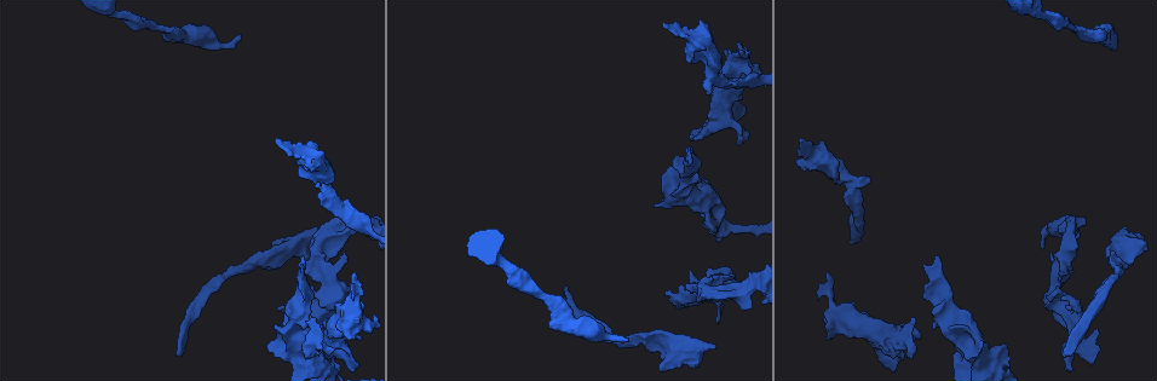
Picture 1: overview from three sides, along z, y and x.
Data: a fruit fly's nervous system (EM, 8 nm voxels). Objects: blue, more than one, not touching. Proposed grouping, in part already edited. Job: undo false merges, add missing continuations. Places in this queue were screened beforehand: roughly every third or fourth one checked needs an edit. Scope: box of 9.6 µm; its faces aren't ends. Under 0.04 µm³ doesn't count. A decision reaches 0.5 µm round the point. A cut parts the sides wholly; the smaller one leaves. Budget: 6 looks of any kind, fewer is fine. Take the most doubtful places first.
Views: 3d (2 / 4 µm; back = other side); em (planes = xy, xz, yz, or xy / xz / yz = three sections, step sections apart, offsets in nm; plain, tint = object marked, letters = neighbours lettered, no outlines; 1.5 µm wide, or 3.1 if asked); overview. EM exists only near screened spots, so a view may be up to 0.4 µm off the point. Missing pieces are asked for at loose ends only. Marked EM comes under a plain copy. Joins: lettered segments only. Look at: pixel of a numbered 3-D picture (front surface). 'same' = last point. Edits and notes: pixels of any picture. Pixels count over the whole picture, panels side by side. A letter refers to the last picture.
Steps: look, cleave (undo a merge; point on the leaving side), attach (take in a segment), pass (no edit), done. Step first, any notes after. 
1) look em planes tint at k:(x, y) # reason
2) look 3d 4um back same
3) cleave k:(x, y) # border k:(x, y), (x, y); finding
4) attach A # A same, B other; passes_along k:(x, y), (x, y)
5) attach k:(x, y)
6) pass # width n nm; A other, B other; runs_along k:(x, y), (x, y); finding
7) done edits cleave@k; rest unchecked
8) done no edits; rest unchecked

look em xy step 4 letters at 1:(982, 347) # an open end

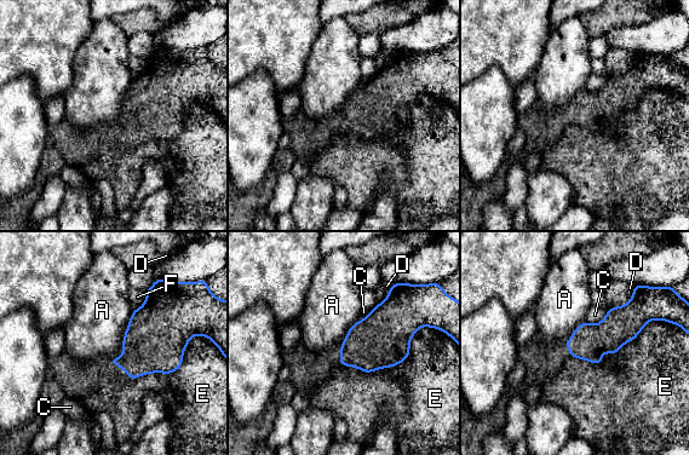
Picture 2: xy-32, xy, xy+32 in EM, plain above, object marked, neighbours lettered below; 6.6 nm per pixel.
pass # longest_contact E 650 nm; A other, C other, D other, E other, F other; border 2:(655, 318), (599, 363), (569, 356); no lettered segment goes on from it

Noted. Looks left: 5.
look em xz step 4 tint at 1:(303, 258)

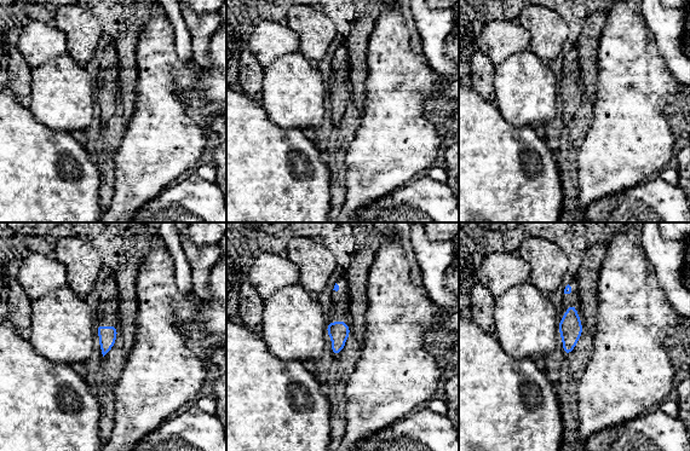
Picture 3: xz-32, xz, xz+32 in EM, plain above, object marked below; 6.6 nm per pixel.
look em xz step 4 letters same # what lies round it

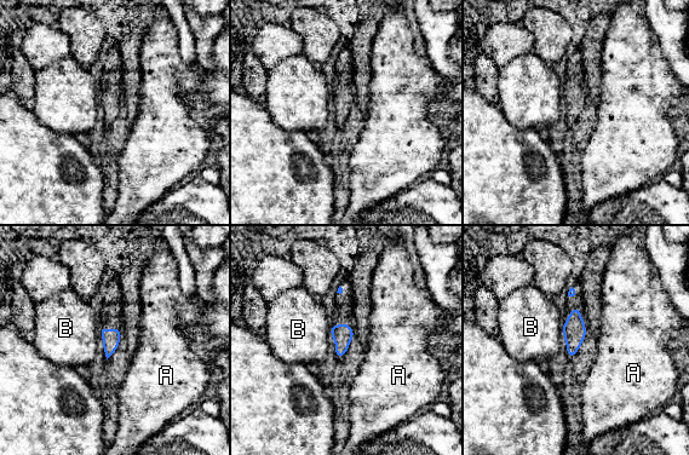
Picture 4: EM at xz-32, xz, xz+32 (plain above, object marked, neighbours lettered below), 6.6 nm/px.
pass # A other, B other; border 4:(562, 322), (563, 337); no lettered segment goes on from it

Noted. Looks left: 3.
look 3d 2um at 1:(747, 138) # branch stops here

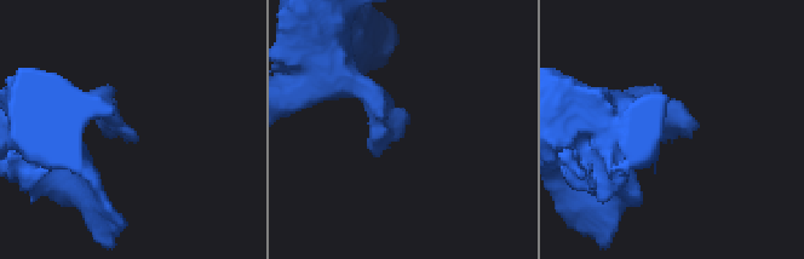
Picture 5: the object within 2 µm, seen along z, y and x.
look em xy step 8 letters at 5:(131, 132) # shape alone is not enough

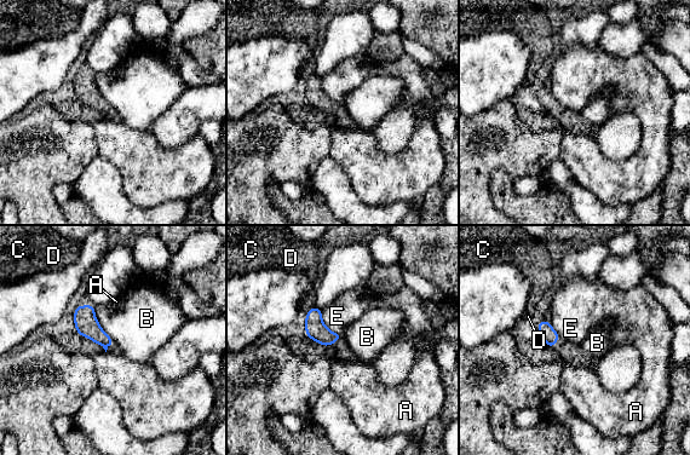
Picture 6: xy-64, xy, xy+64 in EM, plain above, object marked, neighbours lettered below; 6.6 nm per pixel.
pass # width 100 nm; A other, B other, C other, D other, E other; border 6:(93, 306), (97, 322), (115, 343); no lettered segment goes on from it

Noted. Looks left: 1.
done no edits; rest unchecked

